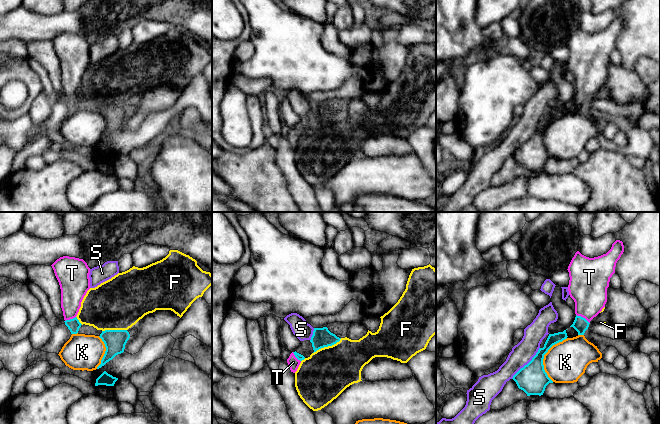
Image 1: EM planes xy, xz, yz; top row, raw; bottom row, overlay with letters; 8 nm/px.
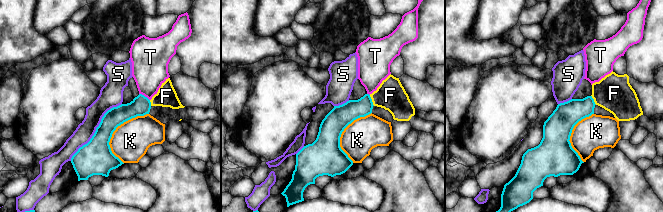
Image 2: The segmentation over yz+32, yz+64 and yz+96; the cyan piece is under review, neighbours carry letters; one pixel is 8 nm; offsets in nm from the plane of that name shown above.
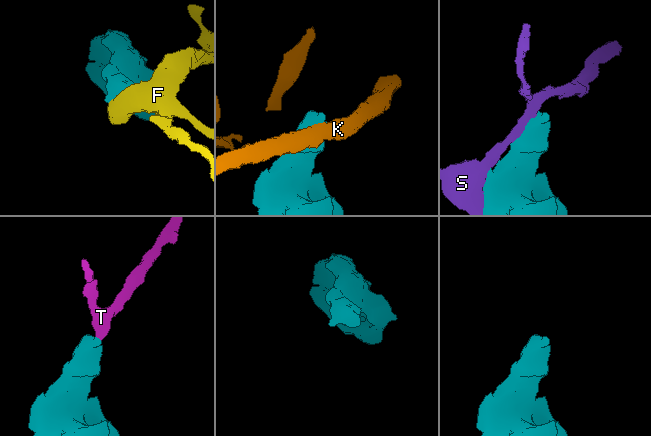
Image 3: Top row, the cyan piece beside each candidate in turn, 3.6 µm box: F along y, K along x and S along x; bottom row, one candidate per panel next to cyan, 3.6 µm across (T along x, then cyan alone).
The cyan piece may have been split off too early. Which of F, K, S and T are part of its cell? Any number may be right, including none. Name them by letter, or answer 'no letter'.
T

